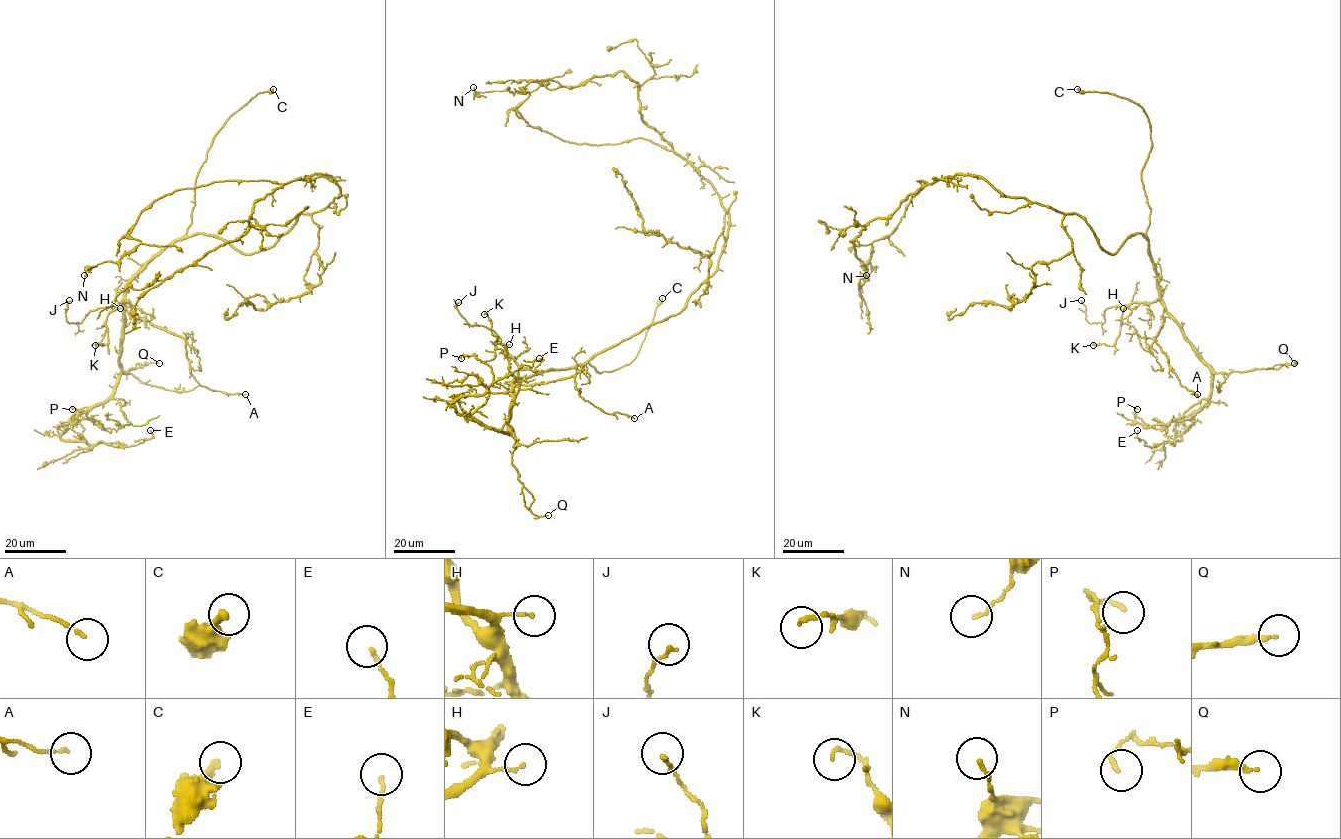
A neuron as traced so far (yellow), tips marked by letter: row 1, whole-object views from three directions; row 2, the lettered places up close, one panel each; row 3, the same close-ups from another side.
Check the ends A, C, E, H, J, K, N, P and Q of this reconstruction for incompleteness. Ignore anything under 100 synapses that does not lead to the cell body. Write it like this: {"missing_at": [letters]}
{"missing_at": ["C"]}

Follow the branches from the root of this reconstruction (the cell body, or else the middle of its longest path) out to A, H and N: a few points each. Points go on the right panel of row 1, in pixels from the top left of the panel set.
A: (1099, 240), (1113, 254), (1132, 234), (1146, 239), (1163, 307), (1156, 343), (1179, 383), (1197, 394)
H: (1099, 240), (1111, 254), (1132, 234), (1140, 233), (1147, 241), (1158, 298), (1123, 308)
N: (1099, 240), (1075, 214), (954, 174), (916, 180), (923, 188), (899, 224), (872, 242), (866, 275)

